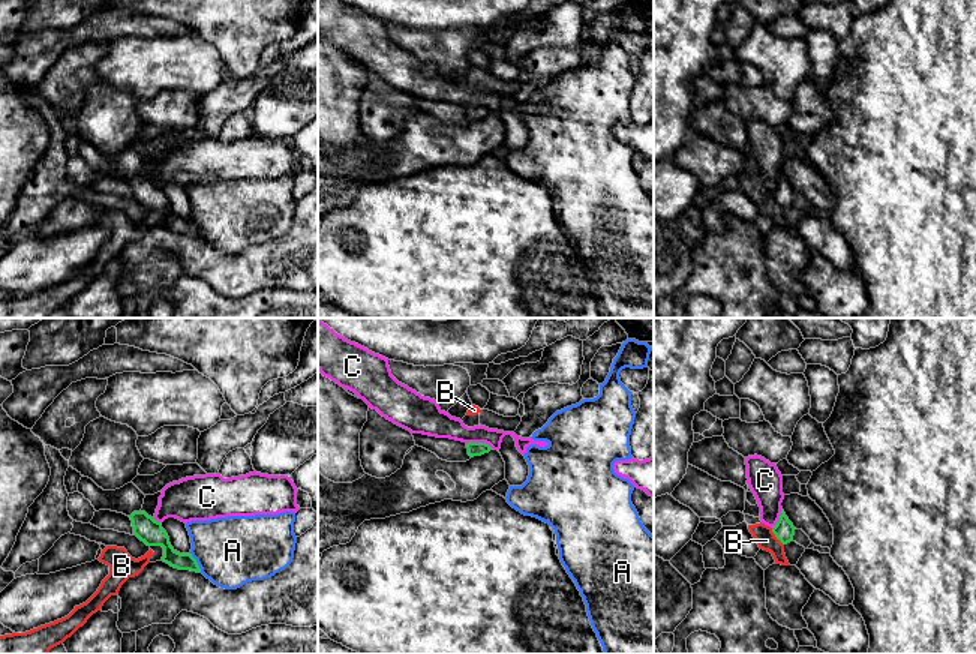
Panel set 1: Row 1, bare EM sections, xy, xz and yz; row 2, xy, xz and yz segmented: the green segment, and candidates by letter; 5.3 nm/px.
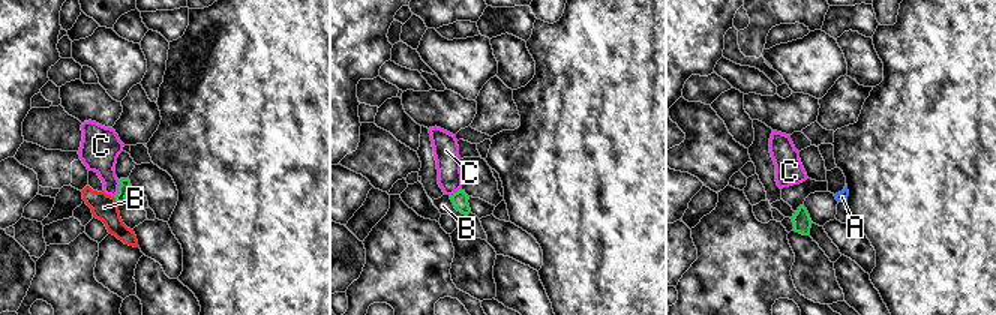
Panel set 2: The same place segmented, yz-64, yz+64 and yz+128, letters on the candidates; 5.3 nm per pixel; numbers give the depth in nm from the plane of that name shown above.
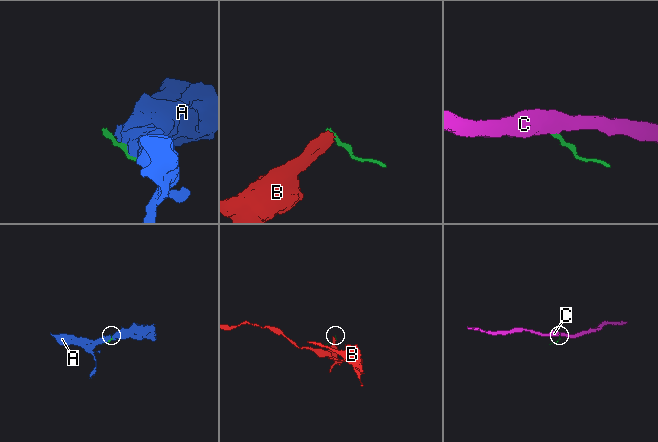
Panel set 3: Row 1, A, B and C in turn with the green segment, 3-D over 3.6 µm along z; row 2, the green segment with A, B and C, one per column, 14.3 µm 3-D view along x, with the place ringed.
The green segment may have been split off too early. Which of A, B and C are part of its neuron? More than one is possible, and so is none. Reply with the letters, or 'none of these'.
none of these

